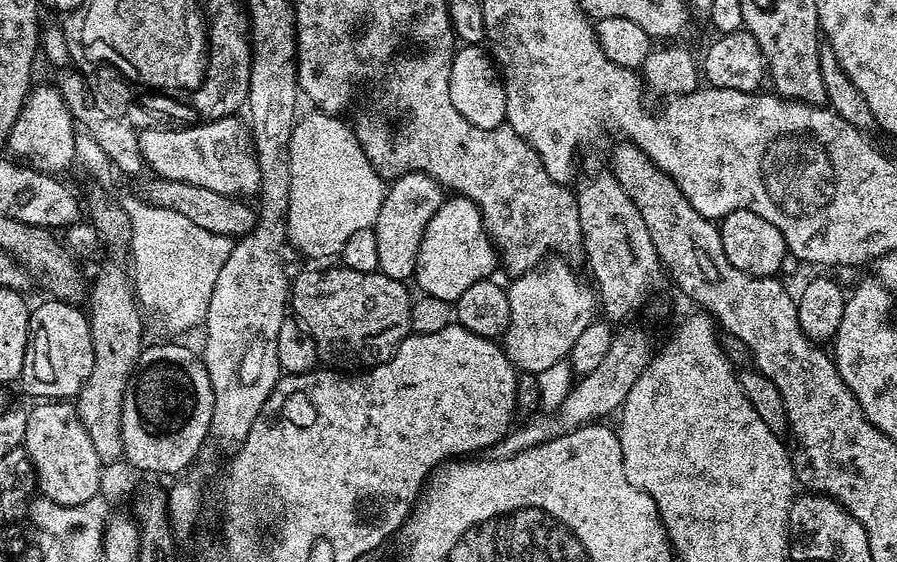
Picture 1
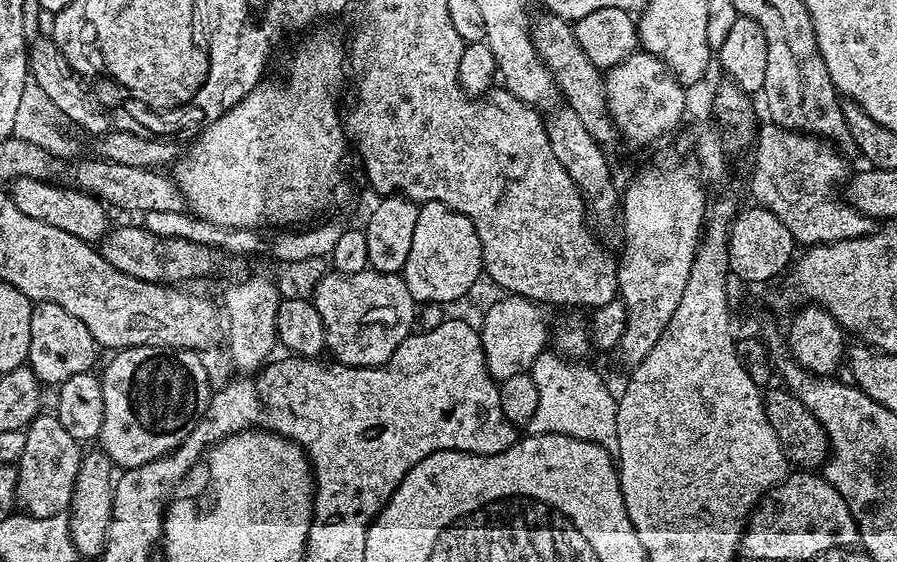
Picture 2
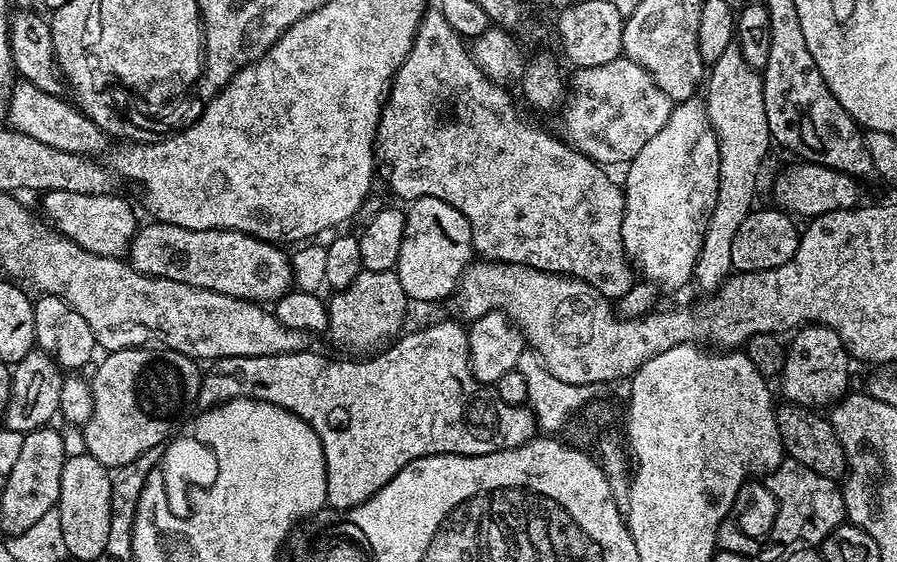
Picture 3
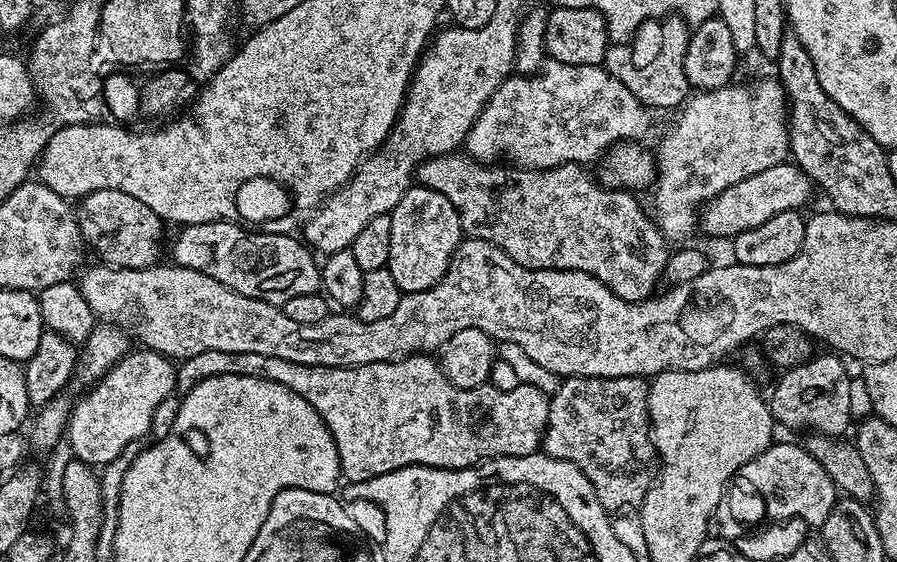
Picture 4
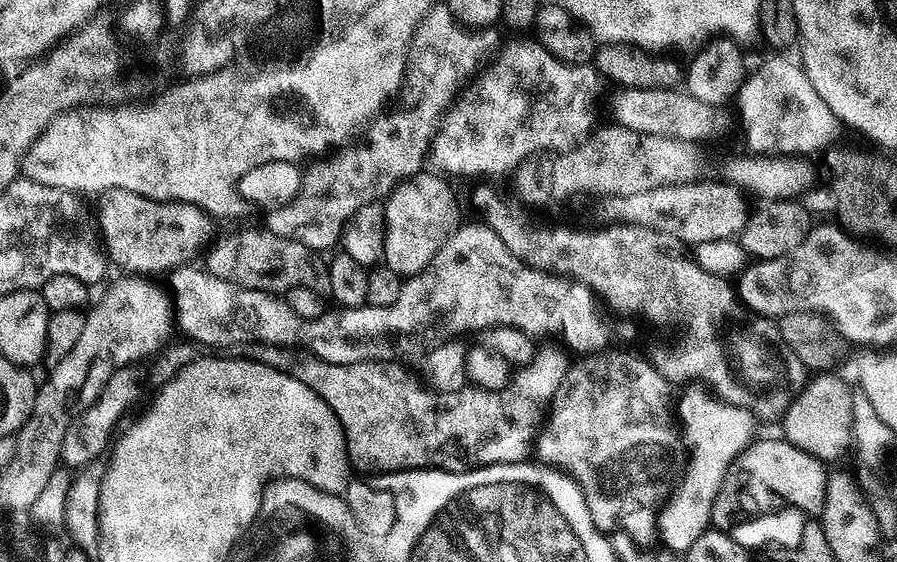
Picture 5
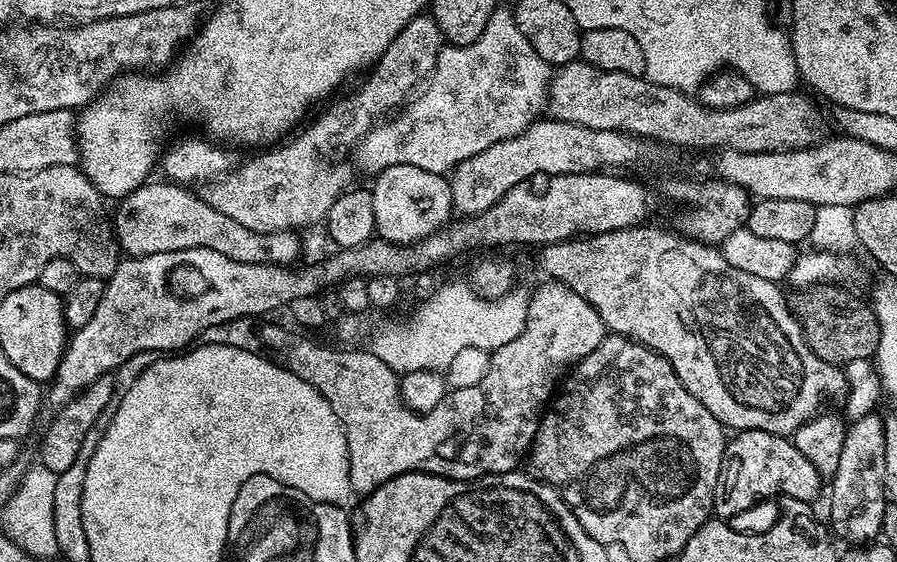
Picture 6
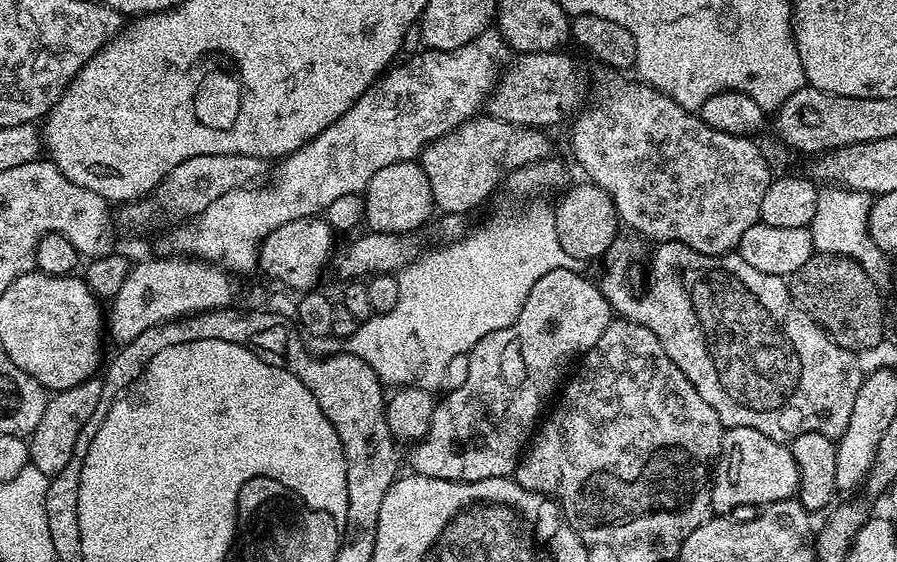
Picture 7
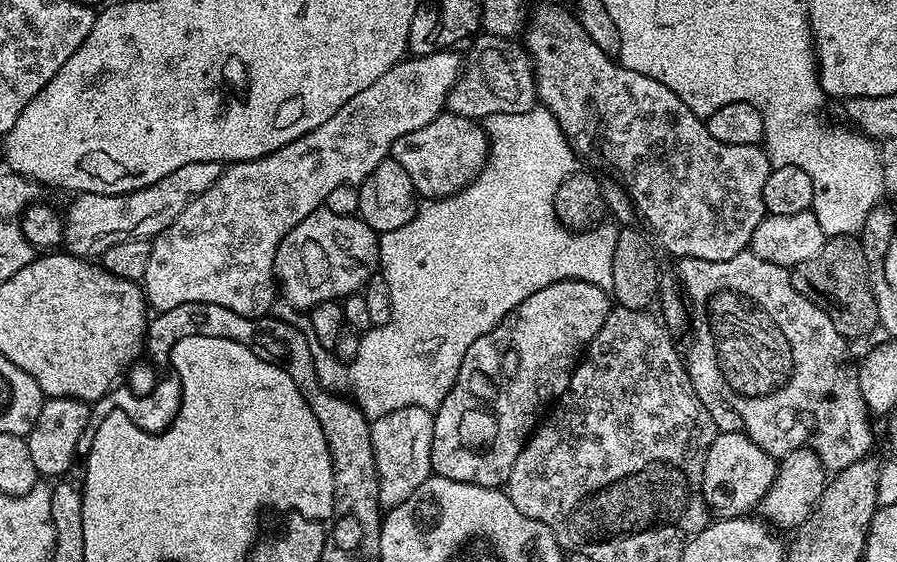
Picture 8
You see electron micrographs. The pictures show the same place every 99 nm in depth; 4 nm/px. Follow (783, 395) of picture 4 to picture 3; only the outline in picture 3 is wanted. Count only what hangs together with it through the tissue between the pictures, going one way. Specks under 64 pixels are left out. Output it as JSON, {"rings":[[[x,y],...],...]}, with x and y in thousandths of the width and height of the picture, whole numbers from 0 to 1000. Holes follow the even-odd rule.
{"rings":[[[920,577],[893,582],[883,601],[883,621],[880,626],[877,621],[867,664],[870,690],[875,705],[873,710],[880,719],[895,722],[931,721],[946,696],[948,635],[939,601],[934,601],[934,594],[930,594],[930,587],[925,587]]]}

